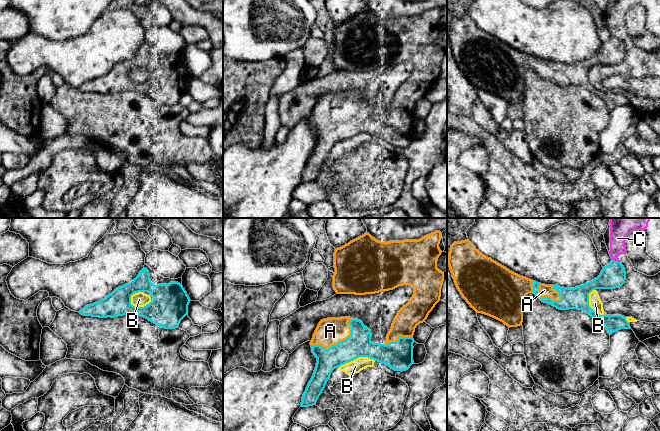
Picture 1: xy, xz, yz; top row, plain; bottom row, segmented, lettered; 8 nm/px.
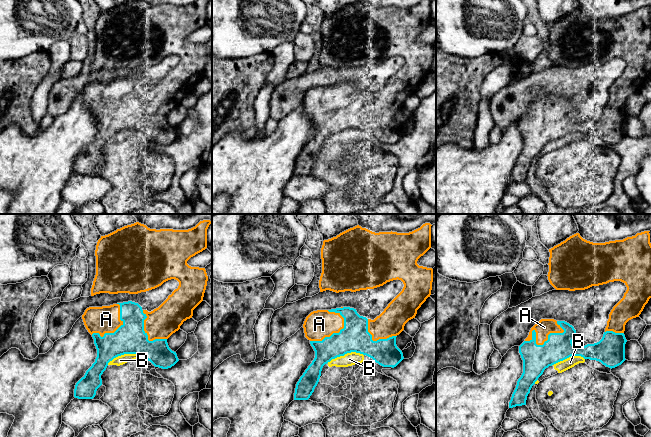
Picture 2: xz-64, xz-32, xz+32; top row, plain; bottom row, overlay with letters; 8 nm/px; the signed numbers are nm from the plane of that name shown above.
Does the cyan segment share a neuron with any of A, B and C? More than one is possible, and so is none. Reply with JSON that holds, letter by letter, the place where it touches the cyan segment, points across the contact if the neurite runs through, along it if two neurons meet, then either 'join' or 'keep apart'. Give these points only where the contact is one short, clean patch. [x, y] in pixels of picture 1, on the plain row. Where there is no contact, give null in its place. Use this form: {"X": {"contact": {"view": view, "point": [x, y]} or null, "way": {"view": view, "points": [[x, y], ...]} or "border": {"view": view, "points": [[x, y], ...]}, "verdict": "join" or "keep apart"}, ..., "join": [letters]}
{"A": {"contact": {"view": "xz", "point": [340, 117]}, "verdict": "join"}, "B": {"contact": {"view": "xy", "point": [138, 83]}, "verdict": "keep apart"}, "C": {"contact": {"view": "yz", "point": [616, 37]}, "border": {"view": "yz", "points": [[612, 35], [619, 38]]}, "verdict": "keep apart"}, "join": ["A"]}

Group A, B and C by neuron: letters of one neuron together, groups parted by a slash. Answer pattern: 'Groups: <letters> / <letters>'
Groups: A / B C

